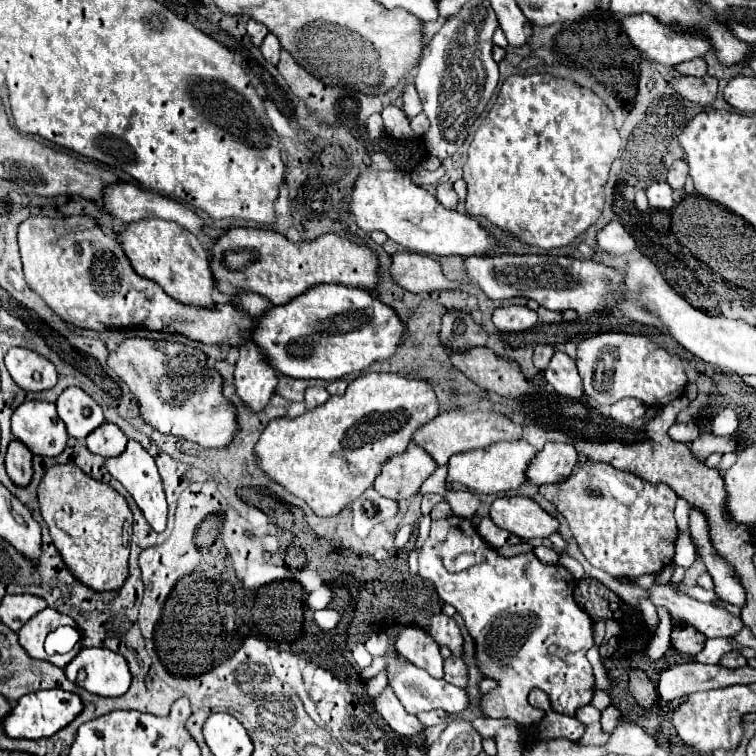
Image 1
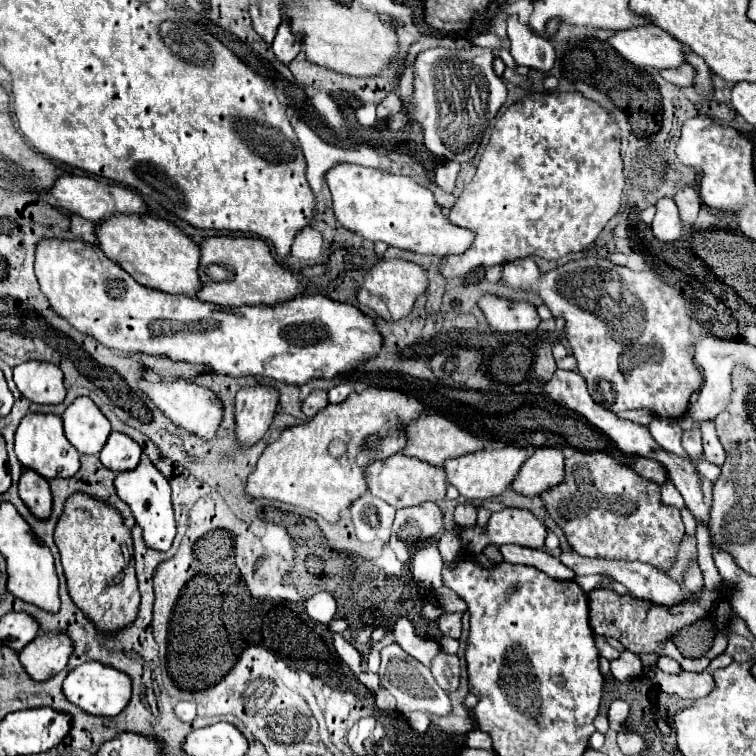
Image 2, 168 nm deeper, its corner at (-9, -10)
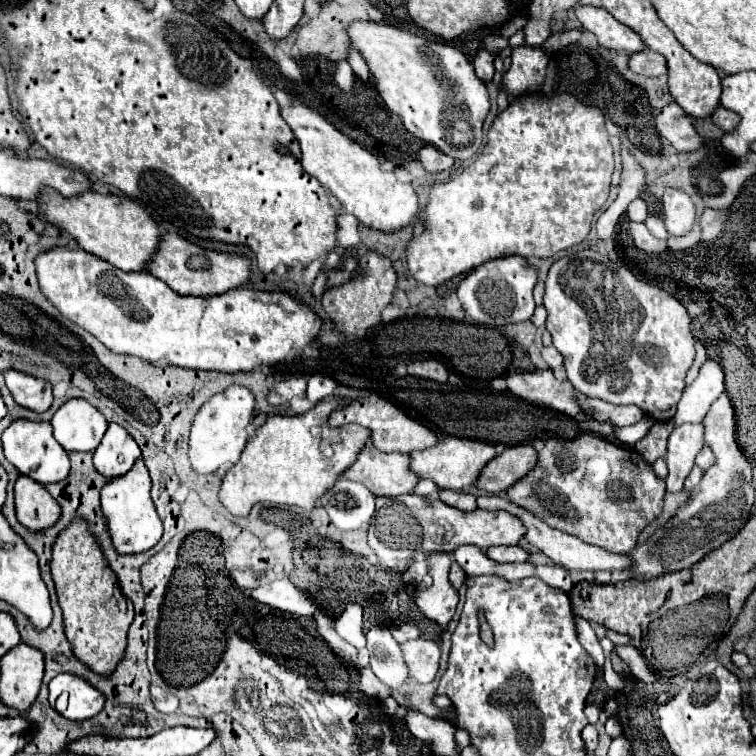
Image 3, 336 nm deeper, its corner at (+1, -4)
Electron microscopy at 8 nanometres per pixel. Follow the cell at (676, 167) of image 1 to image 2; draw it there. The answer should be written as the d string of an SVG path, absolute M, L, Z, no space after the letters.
M686 186L686 188L676 192L674 202L676 202L678 210L680 210L682 224L686 224L686 226L694 224L696 216L698 216L698 210L700 210L700 196L698 196L698 192L692 190L690 186Z

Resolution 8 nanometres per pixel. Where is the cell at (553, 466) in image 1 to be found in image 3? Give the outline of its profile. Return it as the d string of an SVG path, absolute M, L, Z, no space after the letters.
M532 444L510 446L482 470L476 486L490 494L508 490L510 484L522 480L528 474L528 470L536 466L536 458L538 452Z

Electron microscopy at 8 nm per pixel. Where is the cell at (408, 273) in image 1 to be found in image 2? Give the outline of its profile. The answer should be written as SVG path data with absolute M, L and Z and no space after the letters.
M378 260L364 276L364 282L360 286L360 290L356 292L356 298L360 304L372 308L380 318L396 322L400 318L404 318L412 306L414 300L424 294L428 286L426 274L424 270L414 264L414 262L406 262L406 260Z

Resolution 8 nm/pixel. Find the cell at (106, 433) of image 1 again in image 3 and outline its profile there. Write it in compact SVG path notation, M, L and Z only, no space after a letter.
M110 424L100 446L94 450L94 468L106 478L116 478L116 476L126 474L132 468L132 464L136 462L136 458L140 458L140 448L134 442L134 438L122 426Z

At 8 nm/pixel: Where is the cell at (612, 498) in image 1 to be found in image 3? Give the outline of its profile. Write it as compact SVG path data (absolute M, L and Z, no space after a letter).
M582 434L574 440L552 438L546 442L544 450L538 452L536 468L524 476L520 482L510 486L508 498L510 502L526 508L536 518L546 522L548 526L572 534L588 544L596 544L604 550L612 552L630 552L636 546L640 532L662 514L664 510L664 480L656 478L650 464L646 464L638 452L626 446L616 446L606 438L596 434Z

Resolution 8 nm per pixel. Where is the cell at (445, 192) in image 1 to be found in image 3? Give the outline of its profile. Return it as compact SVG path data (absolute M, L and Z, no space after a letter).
M424 146L424 148L418 152L418 160L422 162L424 170L426 170L426 172L432 172L432 174L444 172L444 170L448 170L448 168L454 164L454 160L452 160L450 156L446 156L444 152L440 152L440 150L434 148L434 146Z

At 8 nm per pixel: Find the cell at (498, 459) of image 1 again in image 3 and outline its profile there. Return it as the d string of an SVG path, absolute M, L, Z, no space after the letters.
M444 438L440 440L436 446L428 448L428 450L420 450L420 452L412 452L410 454L410 468L420 474L422 478L430 478L434 480L440 488L448 488L448 490L464 490L466 486L476 484L478 474L482 472L482 468L486 466L486 462L490 462L492 458L496 458L496 448L488 442L480 442L480 440L468 440L468 438Z

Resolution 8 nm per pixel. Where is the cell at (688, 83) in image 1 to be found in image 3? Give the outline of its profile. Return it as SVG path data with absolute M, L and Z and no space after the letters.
M716 106L714 114L712 114L712 122L714 122L716 126L720 126L724 132L730 132L730 130L736 128L736 124L740 122L740 118L738 118L738 114L726 110L724 106Z

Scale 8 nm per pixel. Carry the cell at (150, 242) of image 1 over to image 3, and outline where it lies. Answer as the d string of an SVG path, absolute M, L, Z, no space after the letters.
M42 190L38 204L38 218L60 226L78 240L80 248L124 272L146 272L146 262L150 262L154 252L158 252L158 242L162 238L158 224L136 200L116 194L104 196L94 190L74 198L64 198L54 190Z

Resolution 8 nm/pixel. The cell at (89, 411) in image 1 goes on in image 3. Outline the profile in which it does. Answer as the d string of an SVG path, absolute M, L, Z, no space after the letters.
M72 398L62 404L52 422L54 438L66 452L96 450L108 428L104 416L84 398Z

